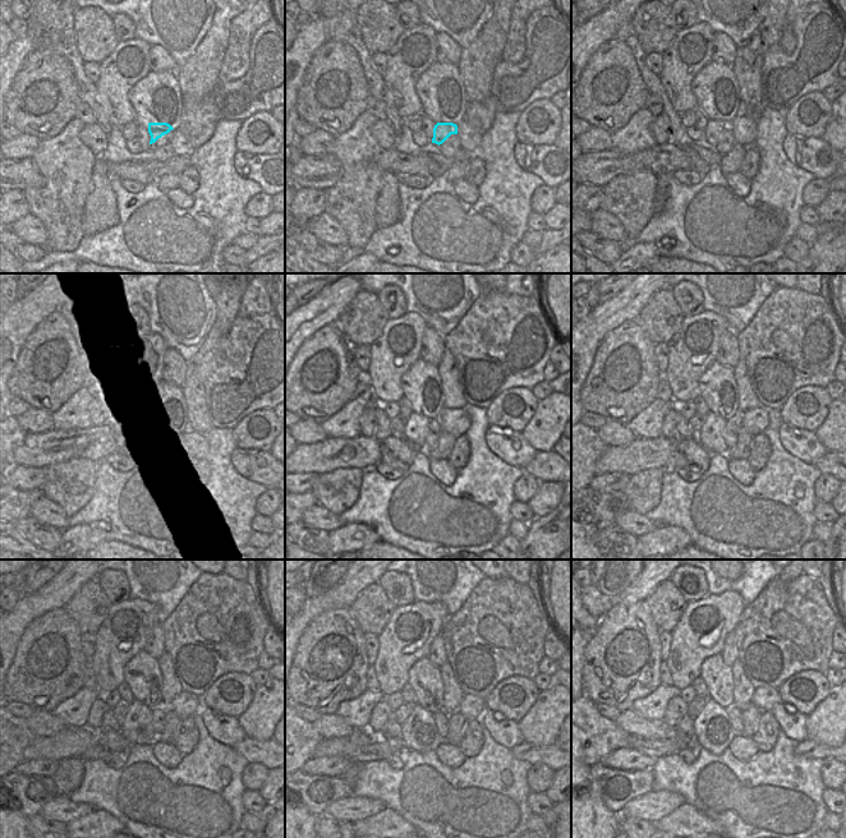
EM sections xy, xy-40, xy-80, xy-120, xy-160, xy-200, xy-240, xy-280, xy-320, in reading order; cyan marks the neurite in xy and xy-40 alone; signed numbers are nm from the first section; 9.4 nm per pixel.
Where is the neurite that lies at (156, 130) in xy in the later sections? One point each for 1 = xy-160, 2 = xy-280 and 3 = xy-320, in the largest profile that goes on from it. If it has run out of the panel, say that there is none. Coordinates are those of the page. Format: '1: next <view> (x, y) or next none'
1: next xy-160 (445, 441)
2: next xy-280 (442, 721)
3: next xy-320 (731, 721)

